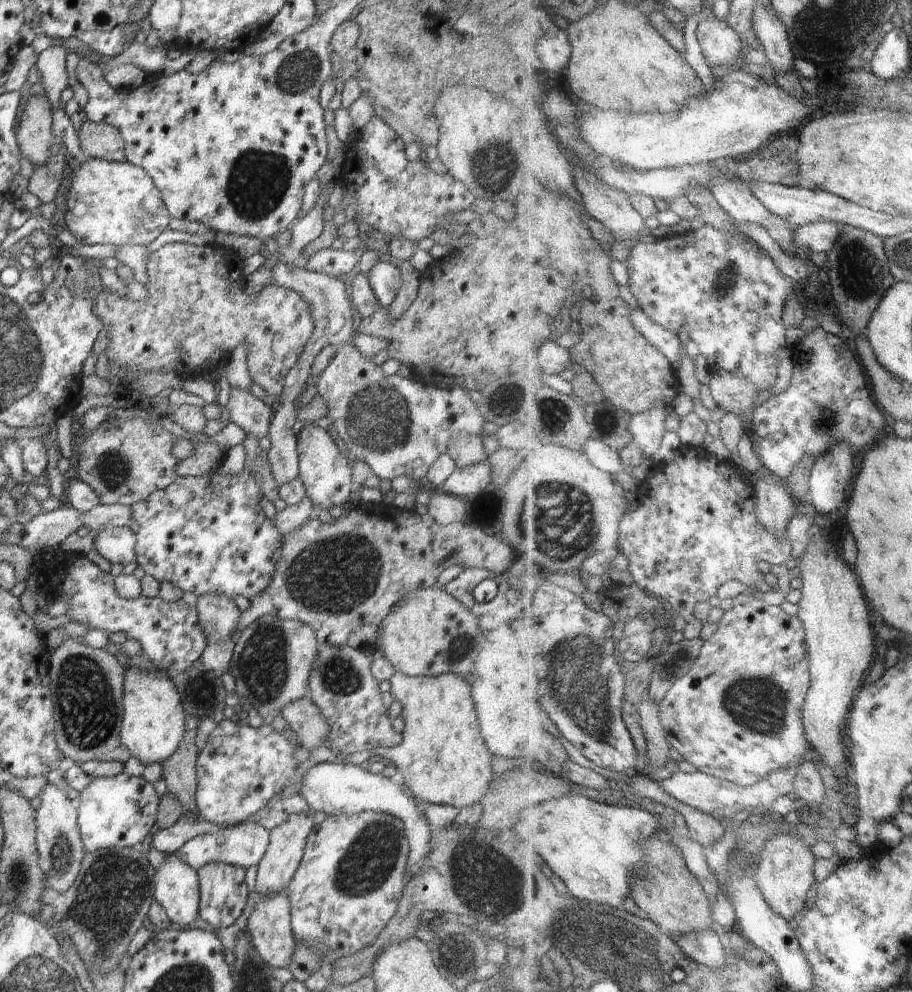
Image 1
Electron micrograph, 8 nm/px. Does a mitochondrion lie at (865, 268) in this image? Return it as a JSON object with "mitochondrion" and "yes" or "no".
{"mitochondrion":"yes"}

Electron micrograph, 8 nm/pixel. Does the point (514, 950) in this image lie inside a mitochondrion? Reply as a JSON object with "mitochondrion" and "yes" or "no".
{"mitochondrion":"no"}

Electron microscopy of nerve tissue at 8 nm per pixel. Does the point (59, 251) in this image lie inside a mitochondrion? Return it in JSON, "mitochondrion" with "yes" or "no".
{"mitochondrion":"no"}

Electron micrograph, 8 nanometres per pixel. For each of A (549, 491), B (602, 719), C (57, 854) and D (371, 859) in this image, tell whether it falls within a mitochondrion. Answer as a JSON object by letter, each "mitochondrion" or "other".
{"A":"mitochondrion","B":"mitochondrion","C":"mitochondrion","D":"mitochondrion"}

